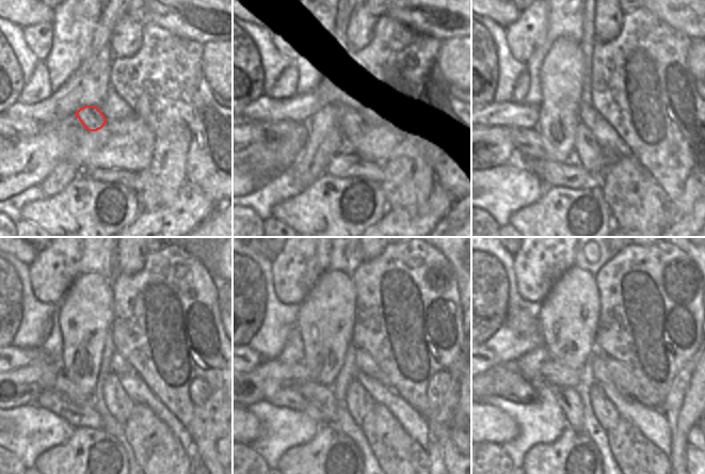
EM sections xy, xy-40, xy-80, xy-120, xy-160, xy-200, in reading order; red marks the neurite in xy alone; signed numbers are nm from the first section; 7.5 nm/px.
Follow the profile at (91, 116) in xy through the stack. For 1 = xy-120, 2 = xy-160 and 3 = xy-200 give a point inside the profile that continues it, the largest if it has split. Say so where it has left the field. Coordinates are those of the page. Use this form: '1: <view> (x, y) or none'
1: xy-120 (119, 405)
2: xy-160 (359, 404)
3: xy-200 (604, 410)

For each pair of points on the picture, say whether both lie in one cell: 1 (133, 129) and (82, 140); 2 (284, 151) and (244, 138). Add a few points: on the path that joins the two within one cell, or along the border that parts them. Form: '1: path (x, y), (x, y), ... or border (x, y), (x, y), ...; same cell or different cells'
1: path (121, 140), (95, 140); same cell
2: border (269, 142), (255, 142), (247, 149), (245, 162); different cells

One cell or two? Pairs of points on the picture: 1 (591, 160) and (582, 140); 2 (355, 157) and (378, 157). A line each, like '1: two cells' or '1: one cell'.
1: one cell
2: one cell

